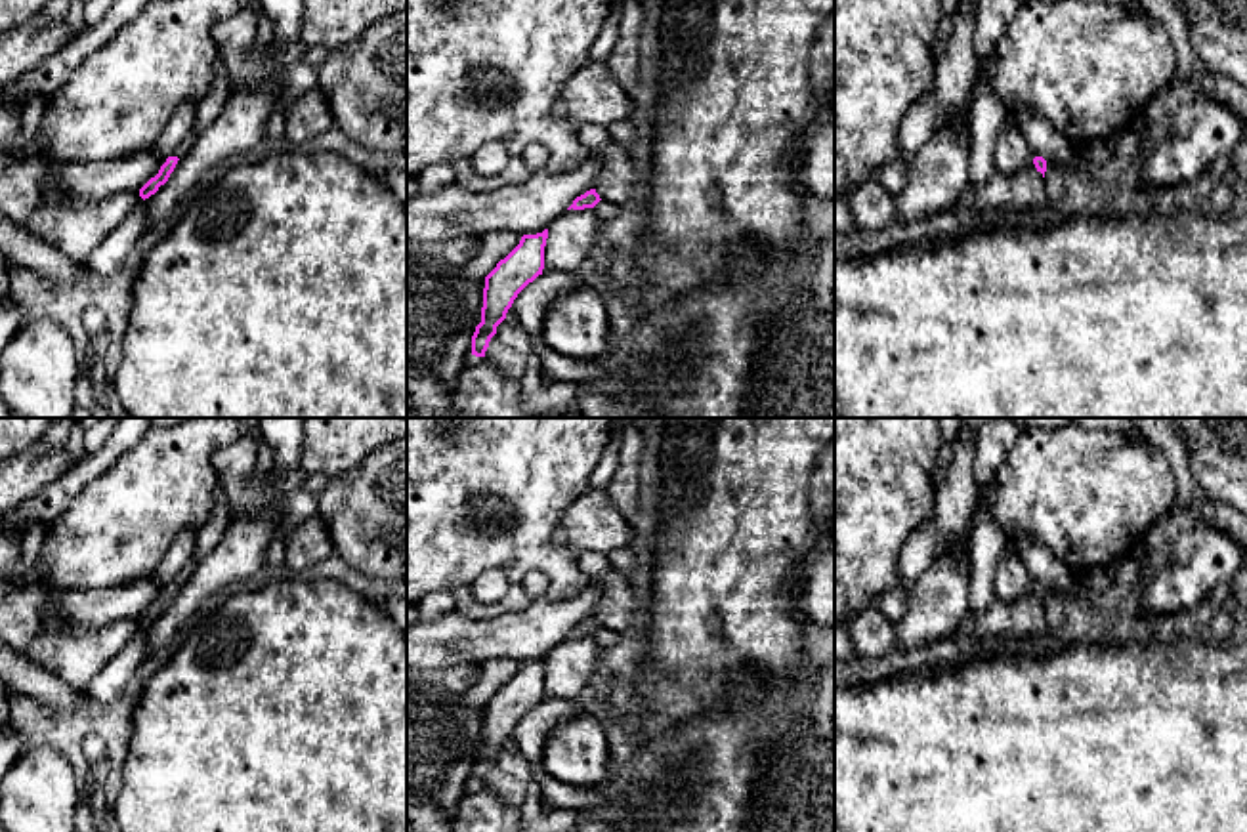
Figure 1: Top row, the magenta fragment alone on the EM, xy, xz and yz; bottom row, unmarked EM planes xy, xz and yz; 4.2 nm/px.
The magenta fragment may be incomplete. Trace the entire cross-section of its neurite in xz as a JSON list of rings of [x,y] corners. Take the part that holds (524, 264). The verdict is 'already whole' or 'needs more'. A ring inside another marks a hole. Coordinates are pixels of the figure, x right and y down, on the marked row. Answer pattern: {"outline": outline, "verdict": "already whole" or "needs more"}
{"outline": [[[548,229],[523,235],[519,244],[485,277],[481,322],[472,336],[472,355],[485,357],[497,326],[506,319],[518,294],[544,269]]], "verdict": "already whole"}

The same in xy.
{"outline": [[[168,156],[166,162],[160,166],[159,174],[155,177],[151,177],[141,189],[139,189],[139,197],[145,200],[151,195],[155,195],[159,191],[160,185],[164,185],[170,177],[170,174],[174,172],[176,164],[178,164],[178,156]]], "verdict": "already whole"}

